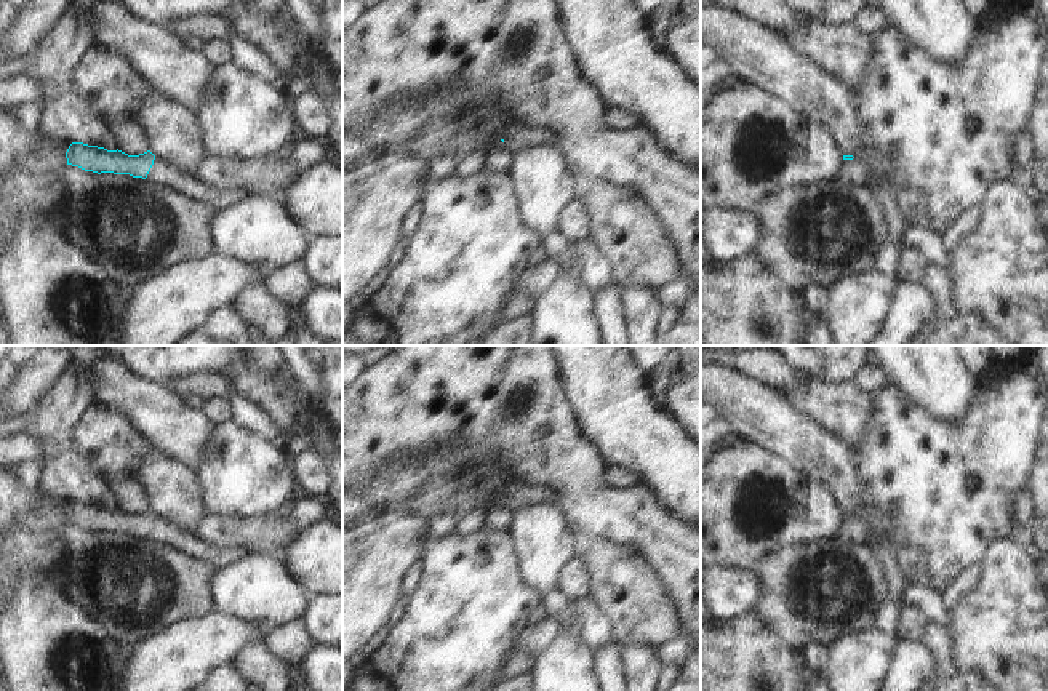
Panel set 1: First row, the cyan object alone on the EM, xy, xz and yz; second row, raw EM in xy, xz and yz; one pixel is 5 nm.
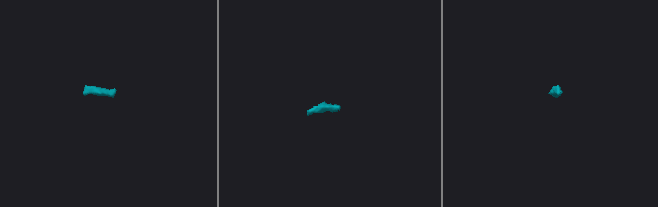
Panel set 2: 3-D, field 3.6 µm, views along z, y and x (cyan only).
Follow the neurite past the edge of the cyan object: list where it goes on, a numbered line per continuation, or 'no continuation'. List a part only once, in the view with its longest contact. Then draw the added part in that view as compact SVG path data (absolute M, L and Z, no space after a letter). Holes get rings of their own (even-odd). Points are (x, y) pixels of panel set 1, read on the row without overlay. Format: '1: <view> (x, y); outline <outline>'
1: xy (50, 512); outline M45 494L32 512L16 515L16 531L43 531L66 525L69 504L70 501L64 497Z
2: xy (162, 530); outline M155 515L147 537L171 544L197 558L205 558L216 568L230 565L243 555L254 552L251 547L216 545L206 539L197 537L192 531L182 529L173 521L162 518L160 515Z

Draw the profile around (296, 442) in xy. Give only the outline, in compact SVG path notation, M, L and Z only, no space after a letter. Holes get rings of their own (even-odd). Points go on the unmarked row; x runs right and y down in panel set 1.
M296 429L290 437L283 440L285 448L293 456L302 453L309 446L309 438L304 430Z

